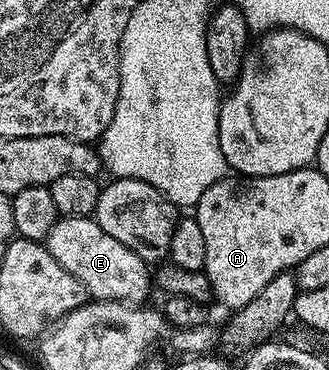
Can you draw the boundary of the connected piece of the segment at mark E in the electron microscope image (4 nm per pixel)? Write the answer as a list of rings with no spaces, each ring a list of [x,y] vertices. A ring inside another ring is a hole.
[[[58,217],[55,228],[51,228],[49,237],[45,239],[43,245],[46,250],[51,252],[51,256],[55,256],[55,260],[64,270],[71,272],[71,276],[75,276],[81,281],[86,295],[90,299],[98,302],[127,302],[130,304],[141,304],[148,299],[145,297],[149,294],[149,286],[151,290],[150,263],[144,262],[139,255],[131,252],[131,248],[127,248],[127,244],[119,244],[119,240],[115,240],[115,236],[107,236],[107,232],[103,232],[103,228],[99,228],[99,224],[92,217]]]

